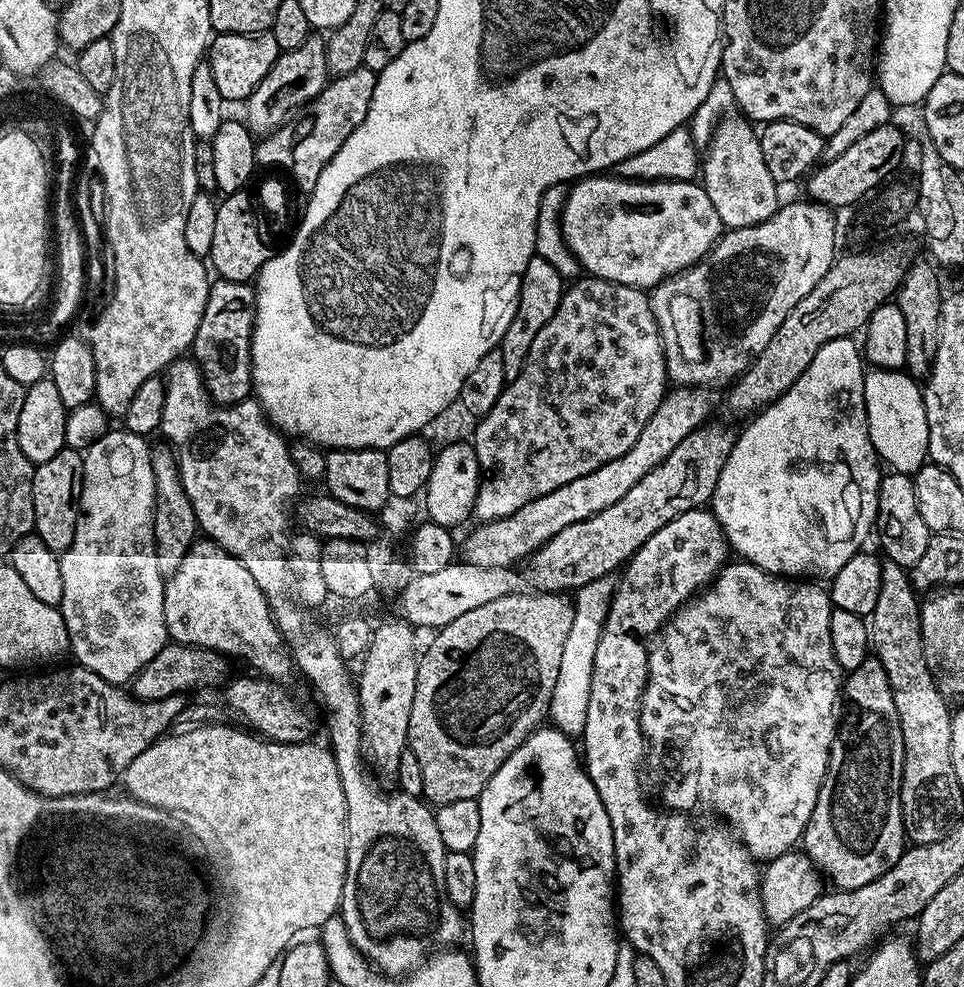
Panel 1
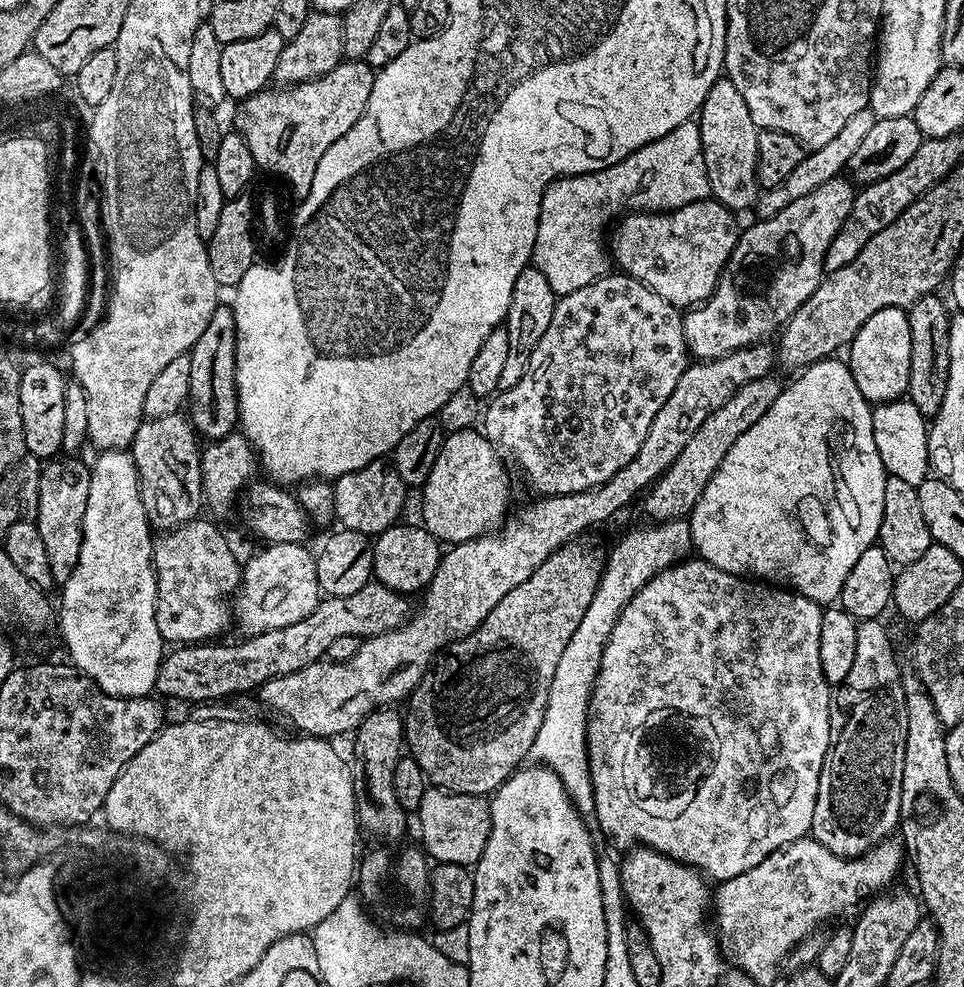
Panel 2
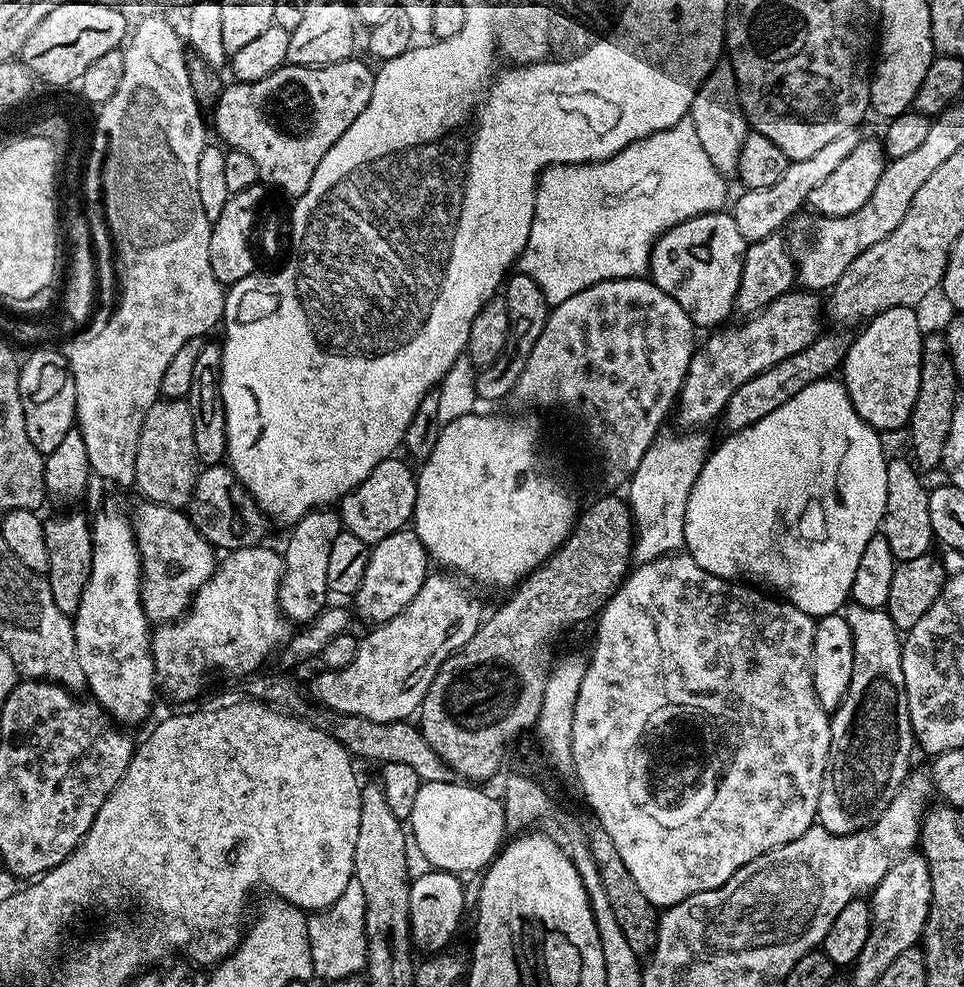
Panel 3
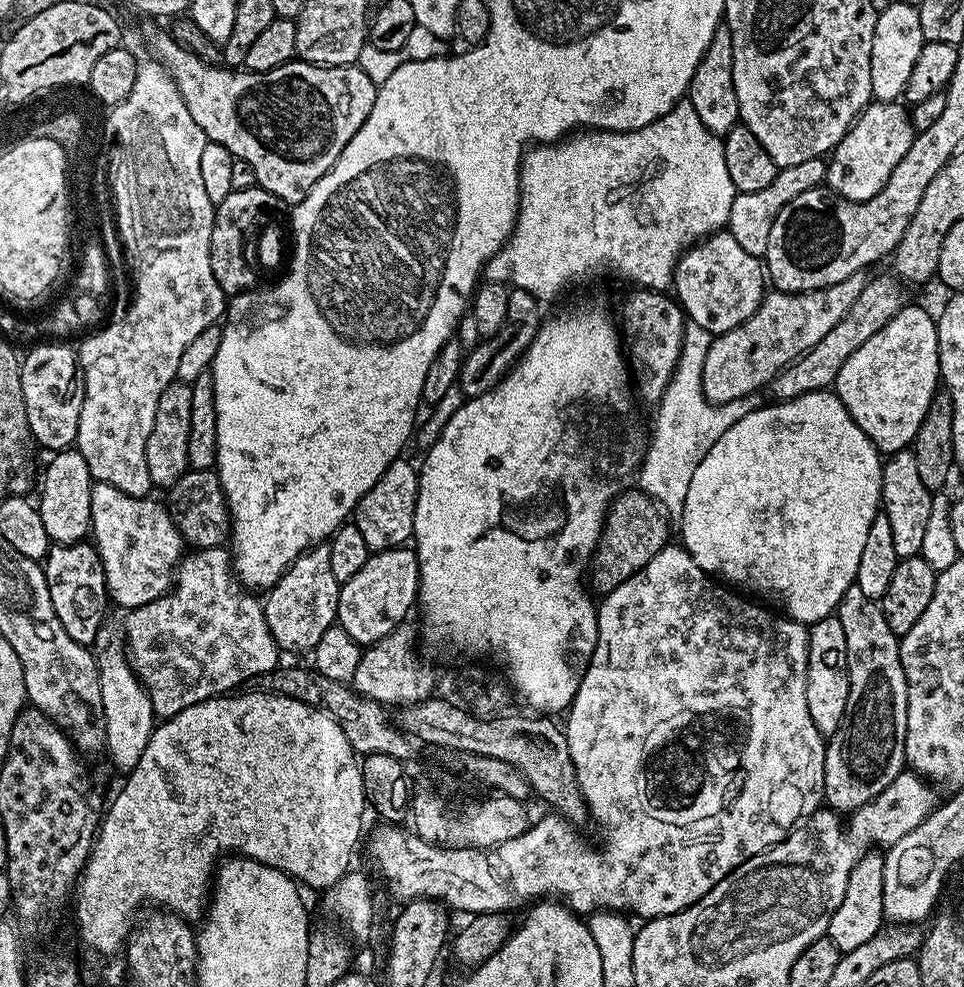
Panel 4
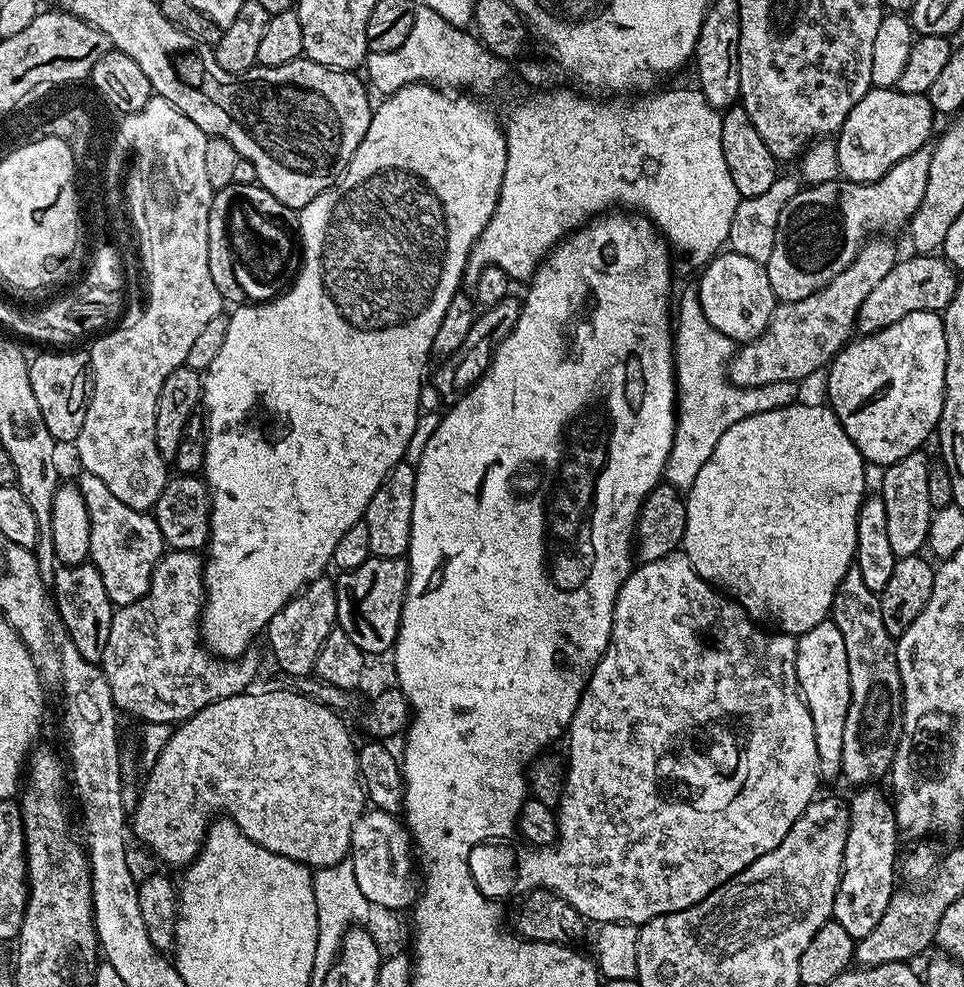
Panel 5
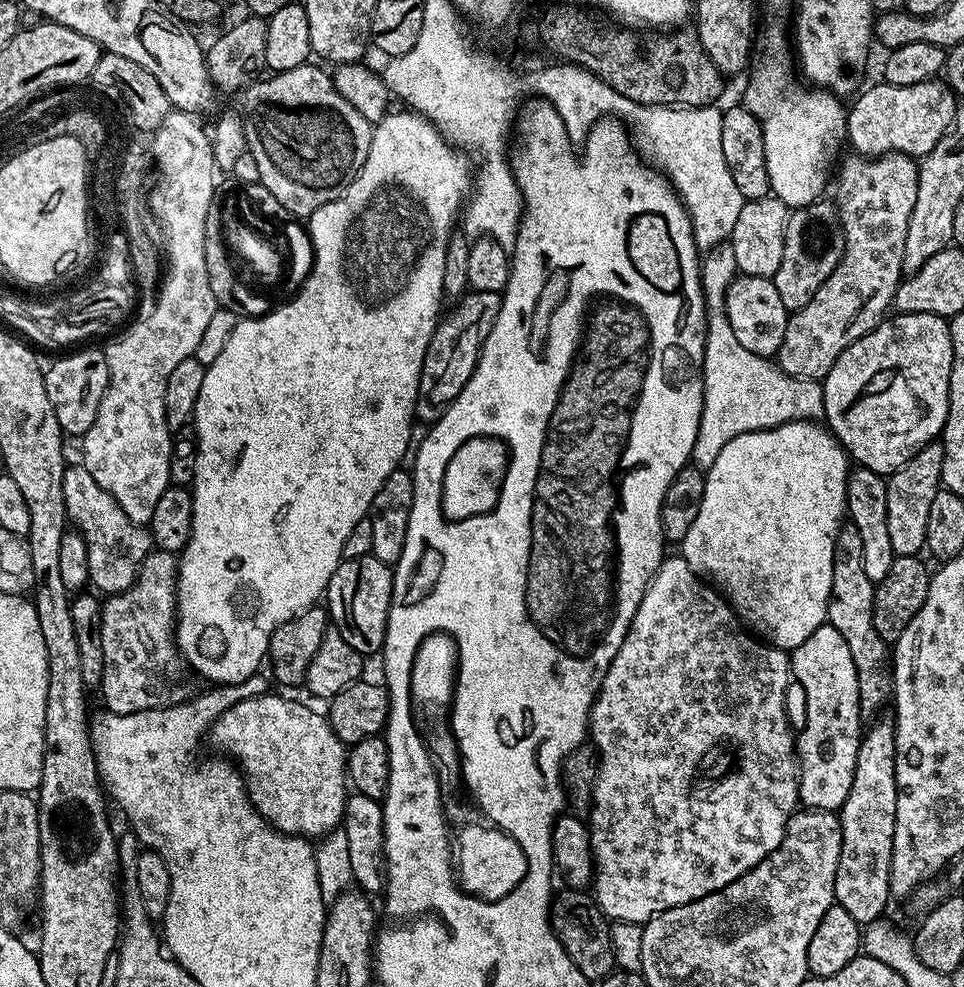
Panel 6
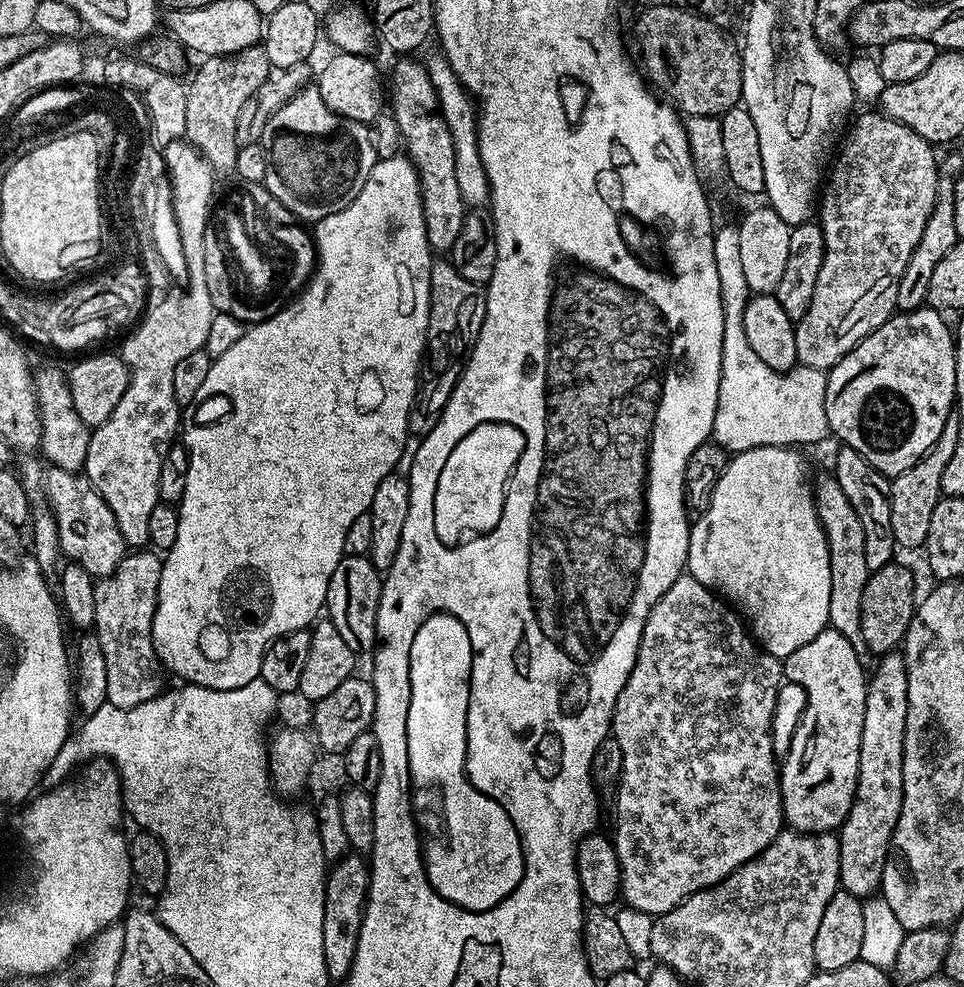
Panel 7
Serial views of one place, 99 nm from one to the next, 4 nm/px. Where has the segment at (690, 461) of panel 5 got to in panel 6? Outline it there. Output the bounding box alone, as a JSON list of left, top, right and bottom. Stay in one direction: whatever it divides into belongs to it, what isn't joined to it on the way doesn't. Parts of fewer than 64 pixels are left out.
[692,242,824,470]

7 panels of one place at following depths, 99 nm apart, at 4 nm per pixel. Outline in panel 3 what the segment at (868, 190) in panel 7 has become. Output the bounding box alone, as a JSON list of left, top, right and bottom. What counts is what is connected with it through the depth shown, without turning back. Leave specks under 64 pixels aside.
[674,290,822,430]

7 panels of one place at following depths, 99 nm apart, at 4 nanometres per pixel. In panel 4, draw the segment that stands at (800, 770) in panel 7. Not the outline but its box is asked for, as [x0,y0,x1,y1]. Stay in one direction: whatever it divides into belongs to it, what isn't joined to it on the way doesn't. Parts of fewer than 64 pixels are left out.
[806,615,848,738]

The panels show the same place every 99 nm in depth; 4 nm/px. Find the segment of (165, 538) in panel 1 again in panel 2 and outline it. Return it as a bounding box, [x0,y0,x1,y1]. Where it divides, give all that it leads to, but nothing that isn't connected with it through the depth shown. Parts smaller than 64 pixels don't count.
[130,412,204,533]

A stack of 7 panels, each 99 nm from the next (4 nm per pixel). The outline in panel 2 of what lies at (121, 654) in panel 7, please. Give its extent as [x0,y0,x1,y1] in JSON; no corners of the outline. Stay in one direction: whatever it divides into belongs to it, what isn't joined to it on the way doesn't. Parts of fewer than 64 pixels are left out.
[230,544,322,637]

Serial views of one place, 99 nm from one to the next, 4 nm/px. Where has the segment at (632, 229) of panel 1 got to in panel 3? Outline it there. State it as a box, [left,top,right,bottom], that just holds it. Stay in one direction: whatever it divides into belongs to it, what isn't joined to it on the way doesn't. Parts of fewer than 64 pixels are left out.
[648,211,749,329]

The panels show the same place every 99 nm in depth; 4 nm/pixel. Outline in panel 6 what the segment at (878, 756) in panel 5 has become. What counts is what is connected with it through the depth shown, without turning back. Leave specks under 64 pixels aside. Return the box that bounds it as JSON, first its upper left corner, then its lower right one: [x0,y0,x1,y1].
[827,523,893,718]

